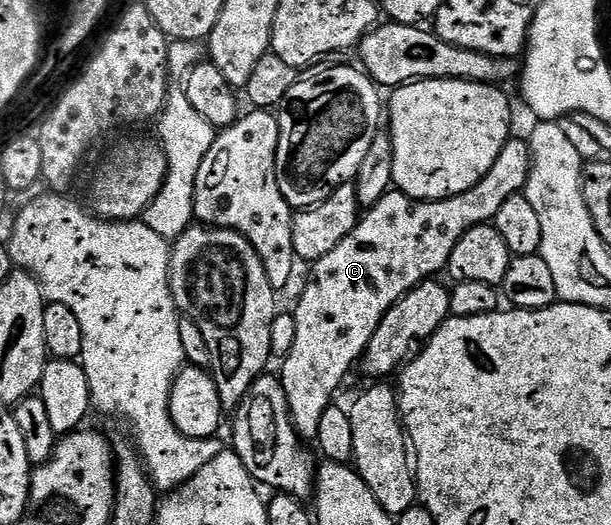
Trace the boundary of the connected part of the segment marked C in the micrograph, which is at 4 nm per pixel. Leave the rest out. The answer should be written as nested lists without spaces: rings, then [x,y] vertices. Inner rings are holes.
[[[510,137],[504,144],[504,148],[500,148],[500,156],[496,156],[496,164],[492,164],[492,168],[479,182],[472,188],[468,188],[468,192],[460,192],[451,198],[441,198],[439,202],[419,202],[402,193],[401,190],[394,188],[390,193],[379,200],[375,206],[369,207],[359,217],[356,228],[352,228],[352,232],[348,236],[344,236],[344,240],[340,240],[340,244],[336,244],[336,248],[332,248],[332,252],[328,252],[328,256],[324,256],[321,260],[313,263],[310,274],[310,283],[302,290],[302,295],[298,298],[298,307],[292,310],[294,319],[296,320],[296,341],[292,344],[292,352],[288,352],[286,358],[281,359],[280,377],[282,379],[282,387],[284,388],[284,396],[288,400],[288,408],[290,409],[290,419],[296,428],[299,438],[303,440],[317,439],[320,432],[320,419],[324,417],[324,412],[335,401],[334,393],[342,386],[342,381],[350,374],[350,369],[355,369],[356,363],[366,353],[372,340],[372,332],[376,332],[376,328],[380,324],[387,312],[392,308],[392,304],[396,304],[396,300],[400,300],[412,288],[416,288],[421,282],[433,279],[438,273],[445,271],[450,265],[450,257],[452,256],[452,248],[456,248],[456,244],[460,240],[460,236],[464,236],[464,232],[468,232],[477,226],[485,226],[493,223],[496,212],[500,212],[500,207],[504,205],[504,200],[508,200],[508,196],[516,196],[523,193],[526,189],[526,181],[530,175],[530,143],[525,137]]]

